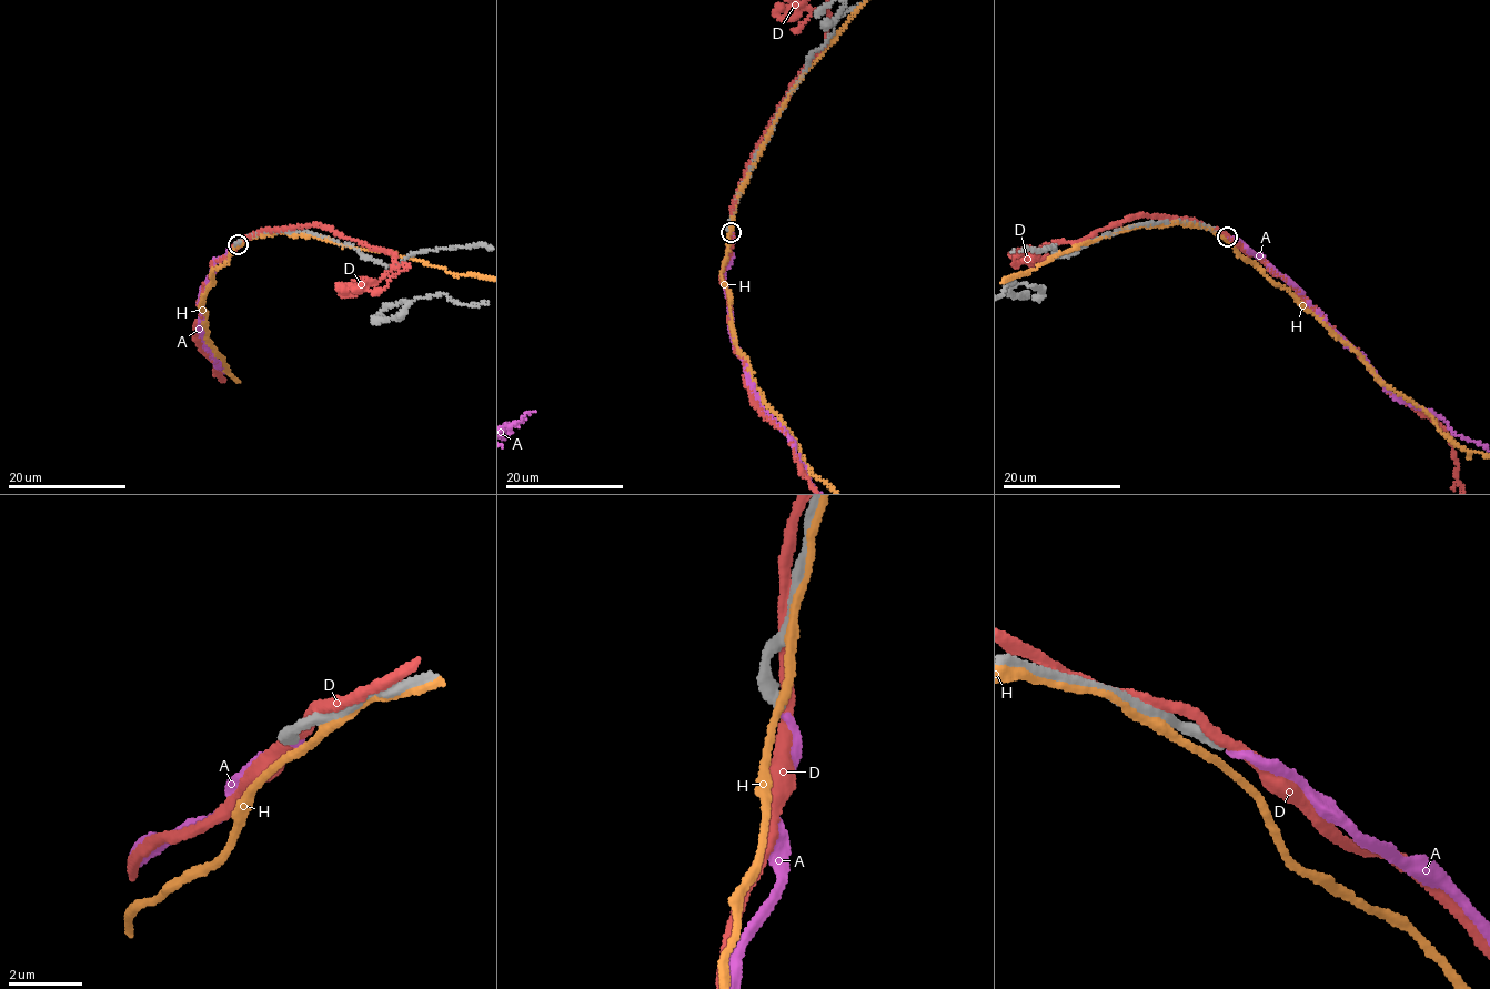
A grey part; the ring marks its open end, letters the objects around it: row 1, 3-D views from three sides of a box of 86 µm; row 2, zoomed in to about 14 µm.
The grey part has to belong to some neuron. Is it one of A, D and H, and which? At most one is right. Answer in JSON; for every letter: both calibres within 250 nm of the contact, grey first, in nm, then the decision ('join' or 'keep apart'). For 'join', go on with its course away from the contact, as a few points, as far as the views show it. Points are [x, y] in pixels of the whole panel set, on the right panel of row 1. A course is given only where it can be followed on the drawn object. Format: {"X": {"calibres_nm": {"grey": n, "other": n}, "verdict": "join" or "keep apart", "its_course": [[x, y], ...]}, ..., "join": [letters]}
{"A": {"calibres_nm": {"grey": 320, "other": 240}, "verdict": "join"}, "D": {"calibres_nm": {"grey": 360, "other": 280}, "verdict": "keep apart"}, "H": {"calibres_nm": {"grey": 400, "other": 200}, "verdict": "keep apart"}, "join": ["A"]}

